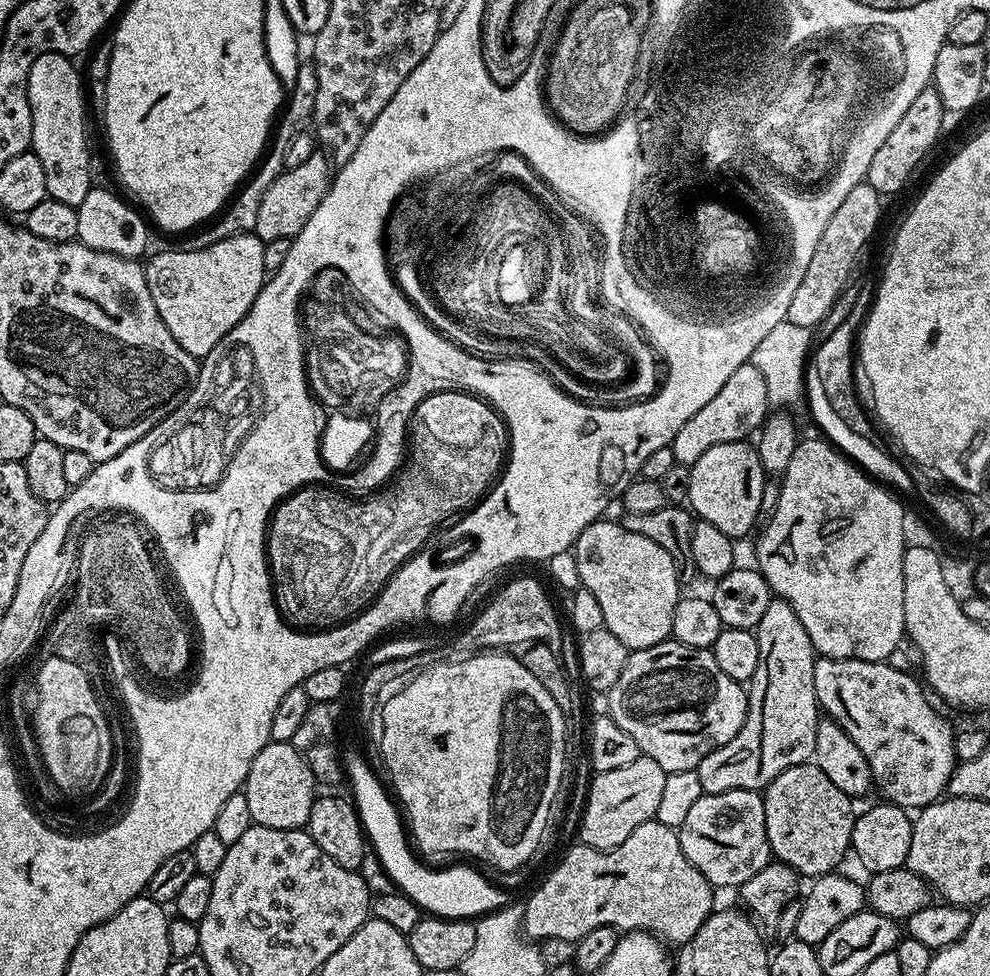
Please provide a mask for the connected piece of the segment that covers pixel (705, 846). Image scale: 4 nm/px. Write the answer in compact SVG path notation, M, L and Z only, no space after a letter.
M751 788L700 796L686 814L678 835L686 858L717 889L739 889L770 862L764 797Z

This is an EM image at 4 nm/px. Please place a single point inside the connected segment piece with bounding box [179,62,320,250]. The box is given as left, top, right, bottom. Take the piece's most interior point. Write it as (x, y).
(241, 215)

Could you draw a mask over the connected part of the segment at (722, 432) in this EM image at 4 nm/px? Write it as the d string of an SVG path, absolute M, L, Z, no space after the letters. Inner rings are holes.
M751 362L738 366L734 374L726 381L726 386L694 414L678 430L676 437L672 439L671 447L677 464L691 465L710 450L710 446L722 446L722 442L734 442L735 440L748 440L759 429L760 425L768 419L770 415L770 405L767 396L766 378L762 376L762 371Z

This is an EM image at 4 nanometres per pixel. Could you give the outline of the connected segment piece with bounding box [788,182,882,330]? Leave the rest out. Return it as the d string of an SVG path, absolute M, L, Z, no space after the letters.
M866 182L854 186L854 190L846 194L842 206L834 210L834 218L826 222L826 230L822 230L822 238L818 238L818 250L814 250L814 258L810 258L810 266L806 266L806 275L798 290L794 290L788 311L790 322L813 330L830 313L836 299L853 279L852 267L856 264L856 255L867 246L868 239L880 224L880 203L880 193Z

